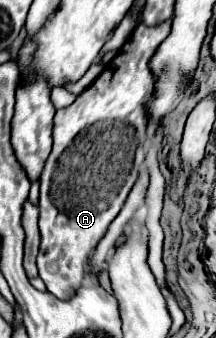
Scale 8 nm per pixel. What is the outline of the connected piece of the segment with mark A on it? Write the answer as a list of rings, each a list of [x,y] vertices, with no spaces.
[[[172,21],[154,27],[136,25],[128,41],[122,45],[122,51],[104,65],[96,81],[82,91],[70,107],[56,111],[52,127],[54,149],[40,175],[38,227],[42,243],[38,253],[38,271],[48,291],[62,301],[68,301],[78,287],[82,287],[86,259],[104,237],[112,219],[120,213],[132,185],[136,183],[138,167],[144,159],[142,149],[148,139],[146,105],[154,95],[156,83],[156,77],[150,71],[150,59],[158,45],[170,35],[170,25]]]

